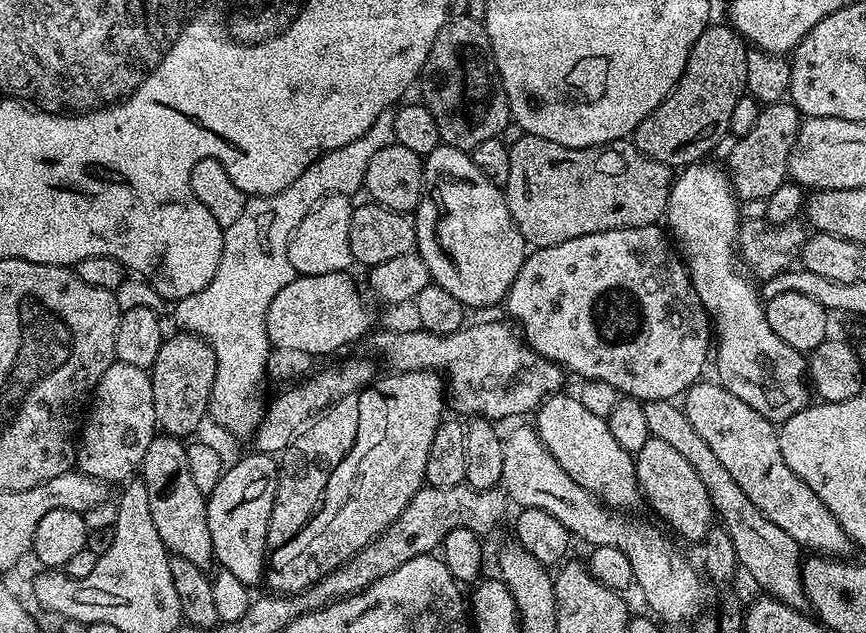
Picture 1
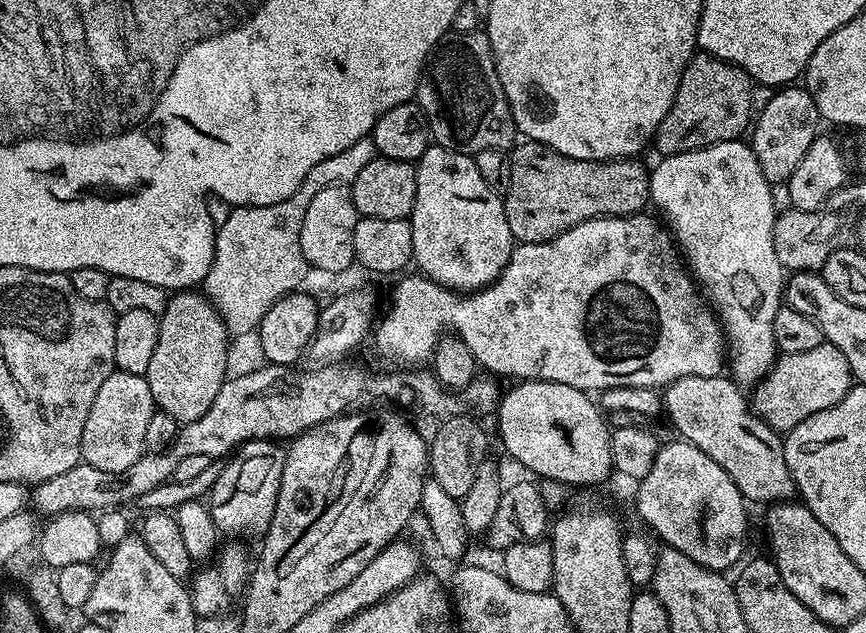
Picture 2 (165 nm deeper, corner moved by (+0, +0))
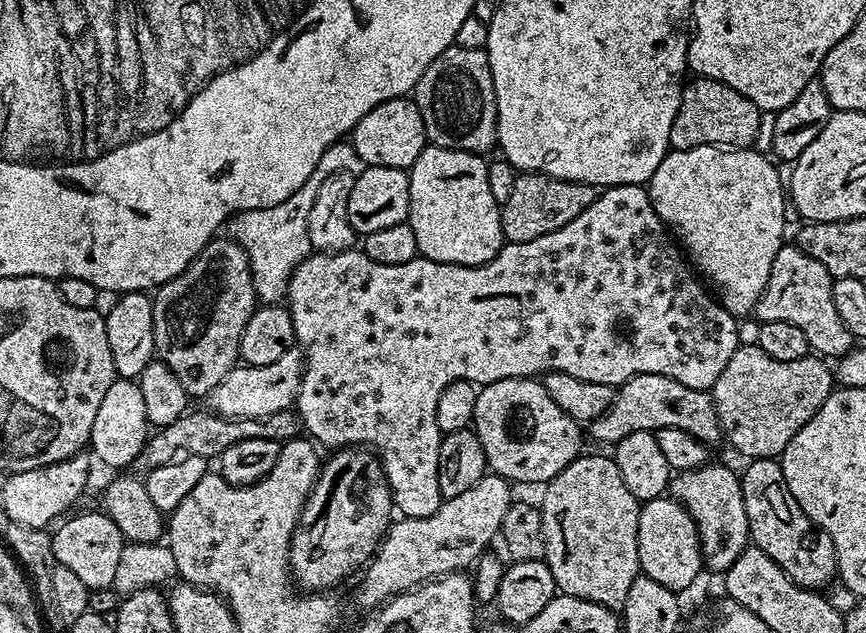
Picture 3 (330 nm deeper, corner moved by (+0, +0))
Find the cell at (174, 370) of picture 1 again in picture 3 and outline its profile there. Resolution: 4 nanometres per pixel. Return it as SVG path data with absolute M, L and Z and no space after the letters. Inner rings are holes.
M214 238L170 282L160 285L152 296L152 309L154 310L154 346L156 356L170 370L174 370L178 382L182 382L182 390L186 390L189 397L207 397L209 392L230 374L230 370L237 367L240 360L240 339L242 330L246 330L246 322L250 322L252 313L258 307L252 271L248 255L242 250L242 246L231 238Z

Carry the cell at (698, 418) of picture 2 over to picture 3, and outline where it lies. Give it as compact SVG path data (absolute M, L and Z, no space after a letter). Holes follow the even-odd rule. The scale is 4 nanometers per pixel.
M638 374L619 385L610 410L590 425L593 438L608 446L614 446L631 432L655 432L657 428L686 430L686 434L709 446L715 446L722 440L720 419L716 416L711 395L690 386L682 386L673 376L662 374Z

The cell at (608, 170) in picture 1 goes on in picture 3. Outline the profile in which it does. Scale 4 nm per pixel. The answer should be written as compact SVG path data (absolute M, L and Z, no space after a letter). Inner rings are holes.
M521 172L514 182L514 191L500 209L504 239L510 244L521 244L542 238L542 234L550 234L566 226L566 222L574 222L586 206L596 201L597 195L597 189L590 184L550 178L541 172Z

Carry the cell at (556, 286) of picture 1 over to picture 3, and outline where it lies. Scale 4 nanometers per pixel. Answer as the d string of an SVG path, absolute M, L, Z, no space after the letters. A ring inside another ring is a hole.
M620 184L616 188L603 189L597 195L596 201L586 206L586 210L582 210L582 214L578 214L574 222L566 222L566 226L550 234L542 234L542 238L534 238L530 242L505 243L495 258L478 266L439 264L423 258L402 262L398 266L386 266L382 262L374 262L374 258L367 256L363 250L313 251L292 272L286 297L286 307L294 322L296 344L306 357L300 393L296 395L294 408L295 411L300 411L300 420L309 432L305 433L317 445L329 444L329 449L332 450L363 446L375 453L380 465L384 467L384 477L388 479L388 488L392 491L395 511L400 512L401 517L430 518L430 514L434 514L434 510L438 510L442 503L438 486L438 450L442 433L438 430L436 415L438 397L442 390L446 390L446 386L459 380L469 380L472 384L483 386L510 378L536 378L545 372L565 372L586 382L619 386L638 374L662 374L673 376L682 386L708 392L714 382L718 382L718 374L726 370L726 362L734 358L734 350L740 347L742 337L740 328L736 325L739 324L737 317L729 314L720 305L719 299L703 286L705 287L690 267L689 261L682 255L677 241L658 218L648 197L647 187L638 184Z

